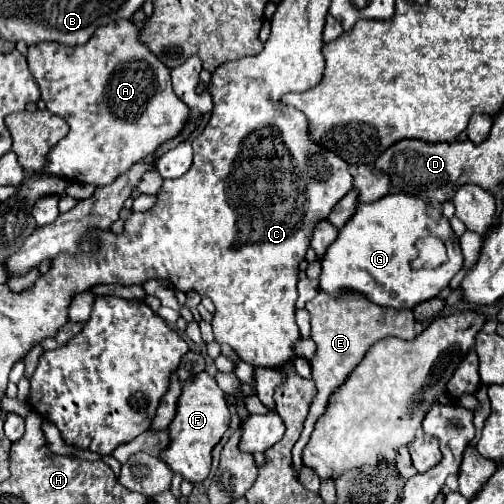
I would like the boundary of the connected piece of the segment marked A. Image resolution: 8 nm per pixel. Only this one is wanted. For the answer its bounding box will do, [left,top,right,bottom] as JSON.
[28,21,190,185]

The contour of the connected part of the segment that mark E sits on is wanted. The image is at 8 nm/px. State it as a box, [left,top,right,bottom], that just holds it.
[292,291,416,475]

